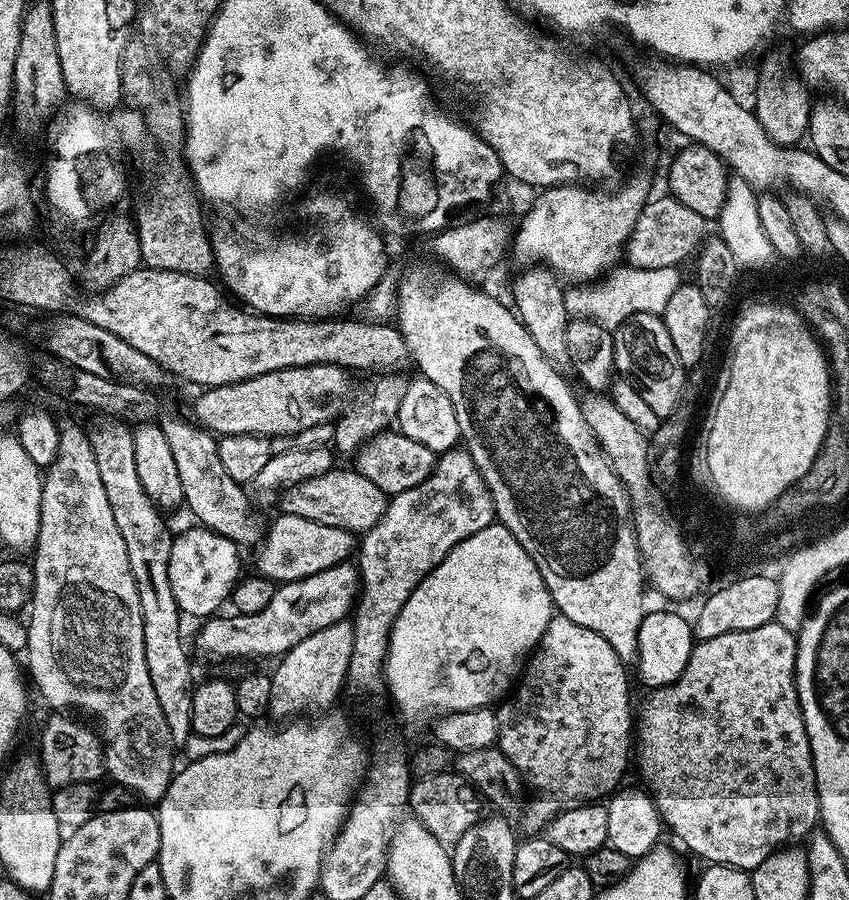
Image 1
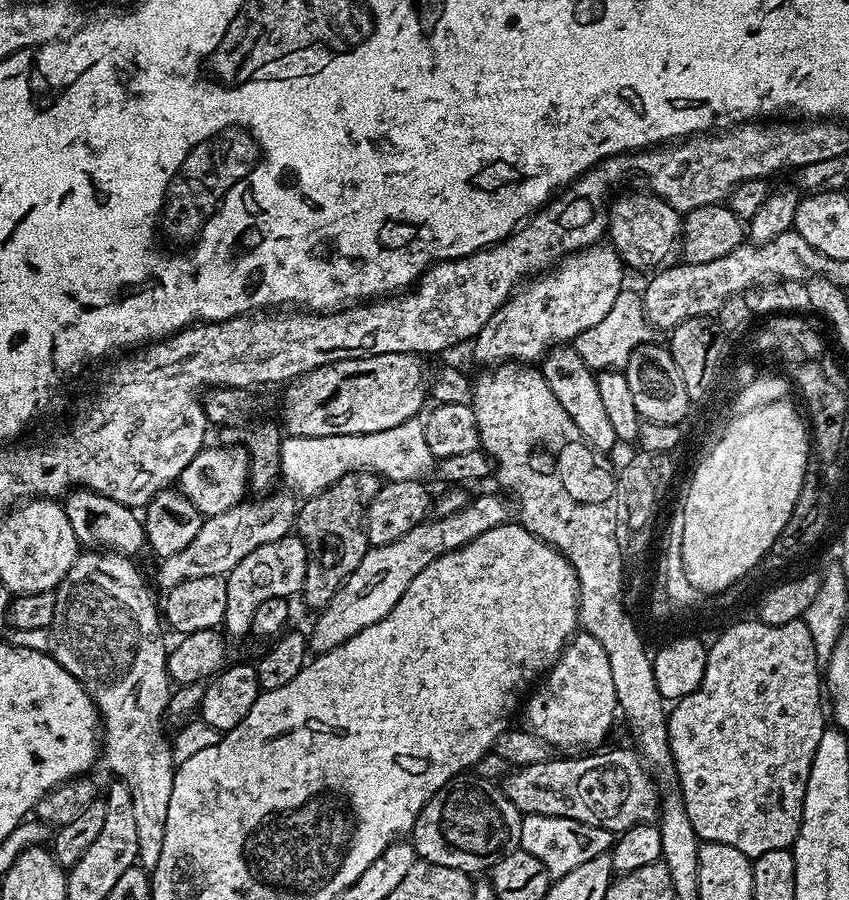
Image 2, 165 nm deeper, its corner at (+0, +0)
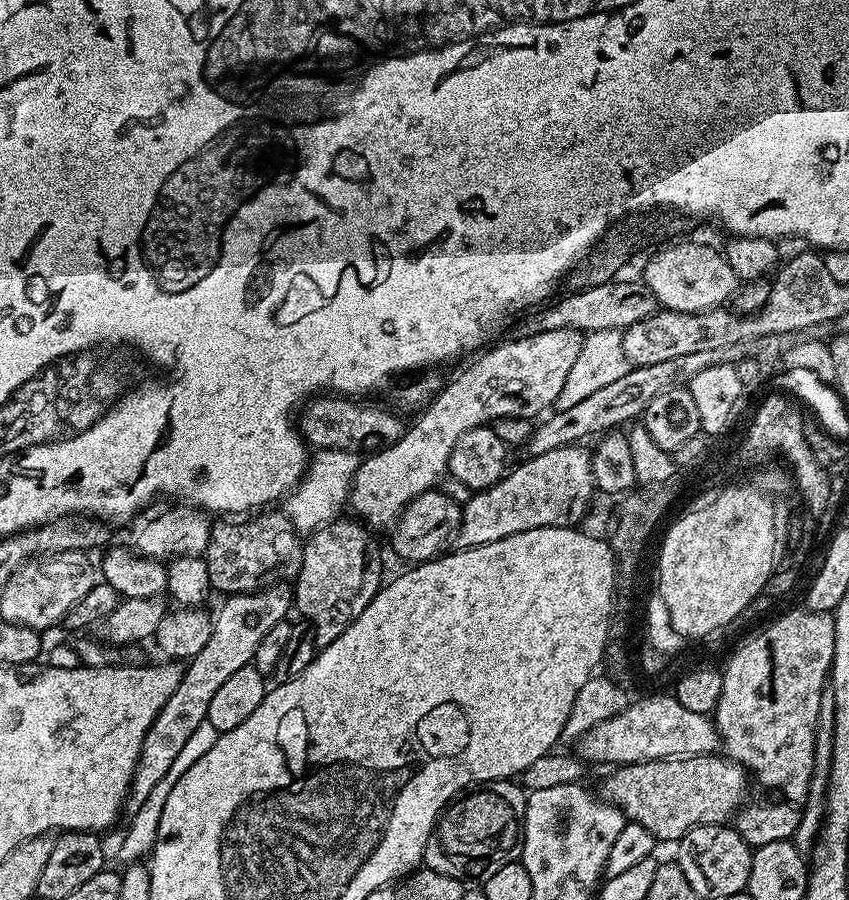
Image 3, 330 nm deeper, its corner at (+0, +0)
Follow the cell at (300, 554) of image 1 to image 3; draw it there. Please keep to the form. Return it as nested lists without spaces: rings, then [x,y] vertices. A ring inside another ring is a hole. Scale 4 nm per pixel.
[[[264,586],[247,594],[229,595],[224,601],[225,604],[214,612],[210,640],[206,642],[206,646],[202,646],[198,655],[187,661],[178,690],[170,694],[166,706],[162,706],[142,742],[132,784],[129,785],[128,796],[124,799],[125,813],[135,814],[142,802],[146,802],[150,790],[162,779],[190,734],[197,729],[199,723],[208,719],[210,698],[214,698],[214,690],[219,690],[222,682],[230,678],[230,674],[249,667],[255,661],[258,642],[266,638],[266,634],[279,620],[289,615],[288,608],[290,612],[290,592],[284,588]]]

